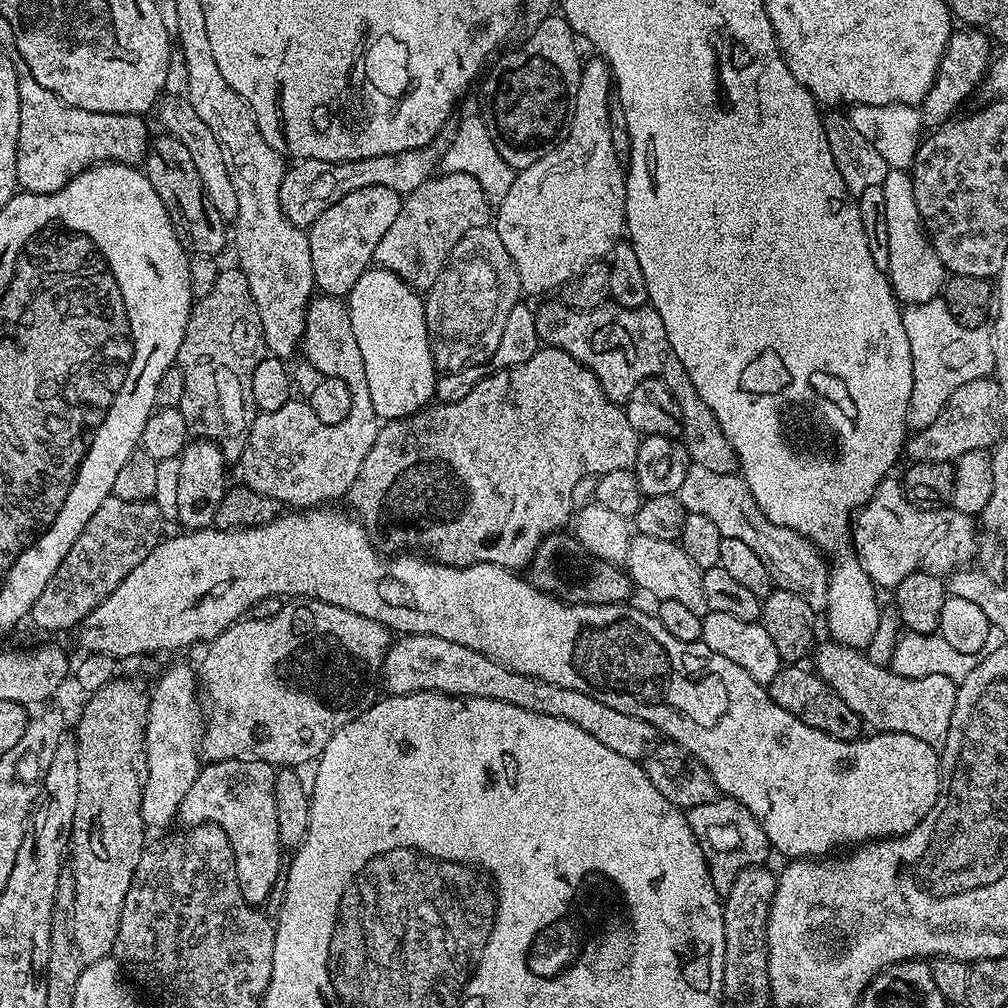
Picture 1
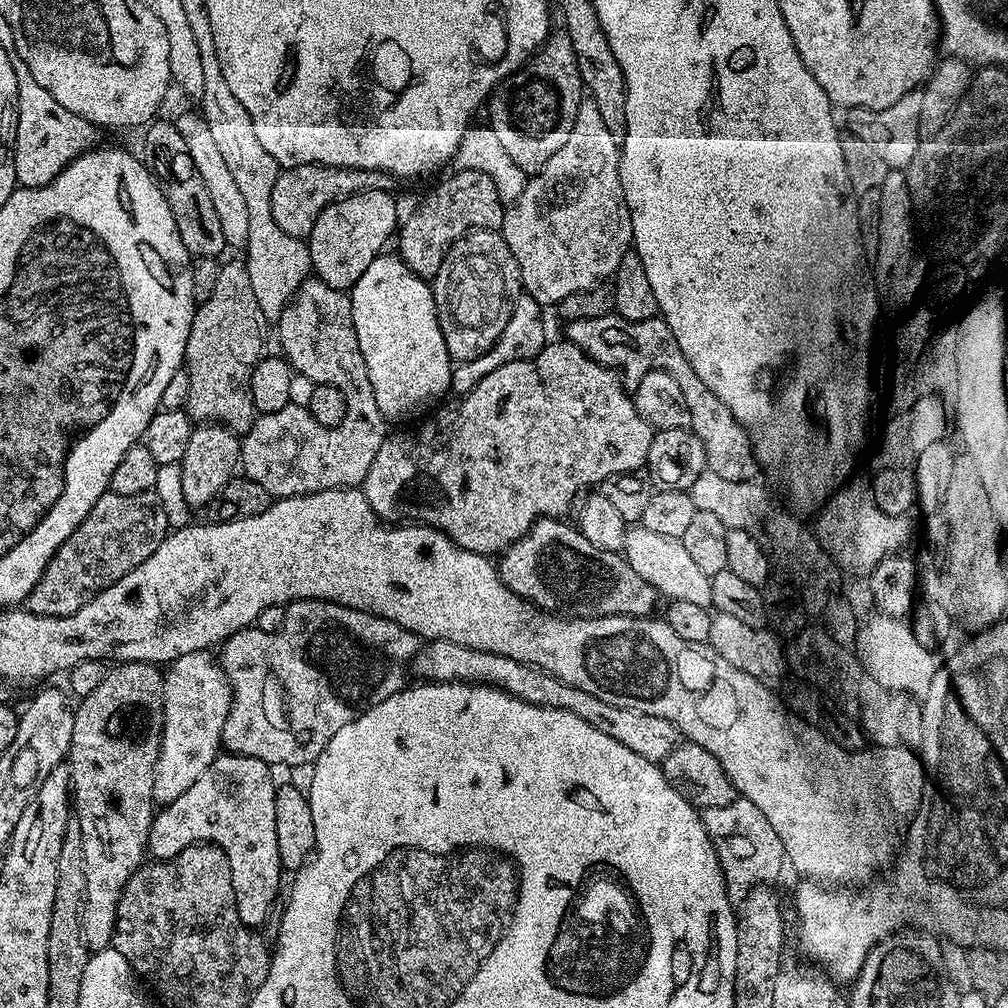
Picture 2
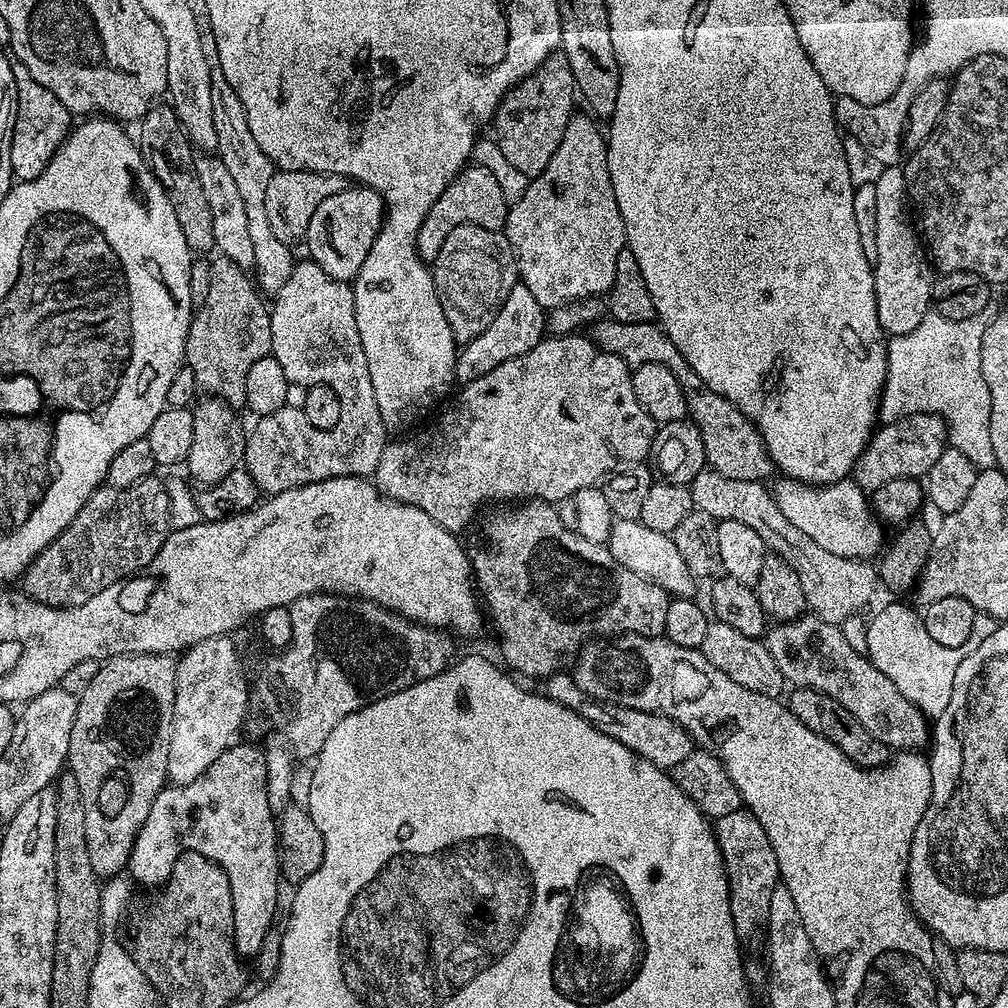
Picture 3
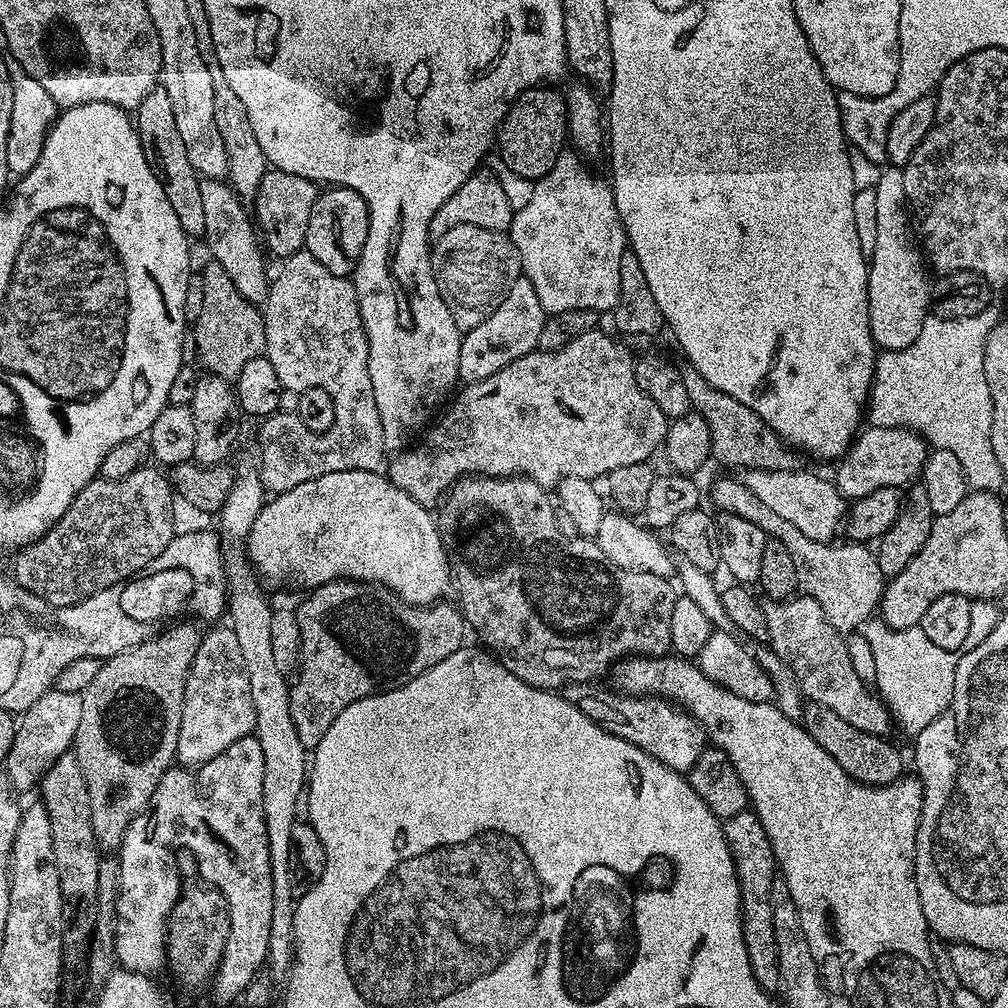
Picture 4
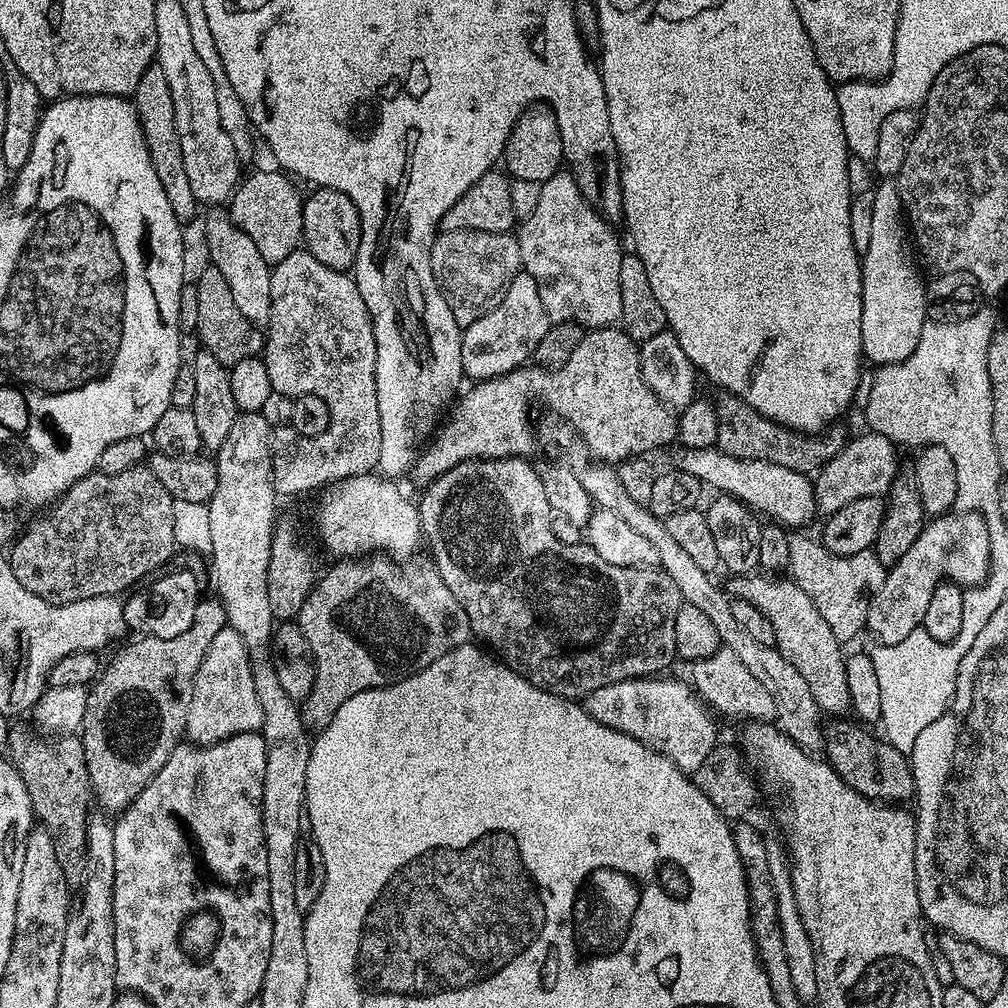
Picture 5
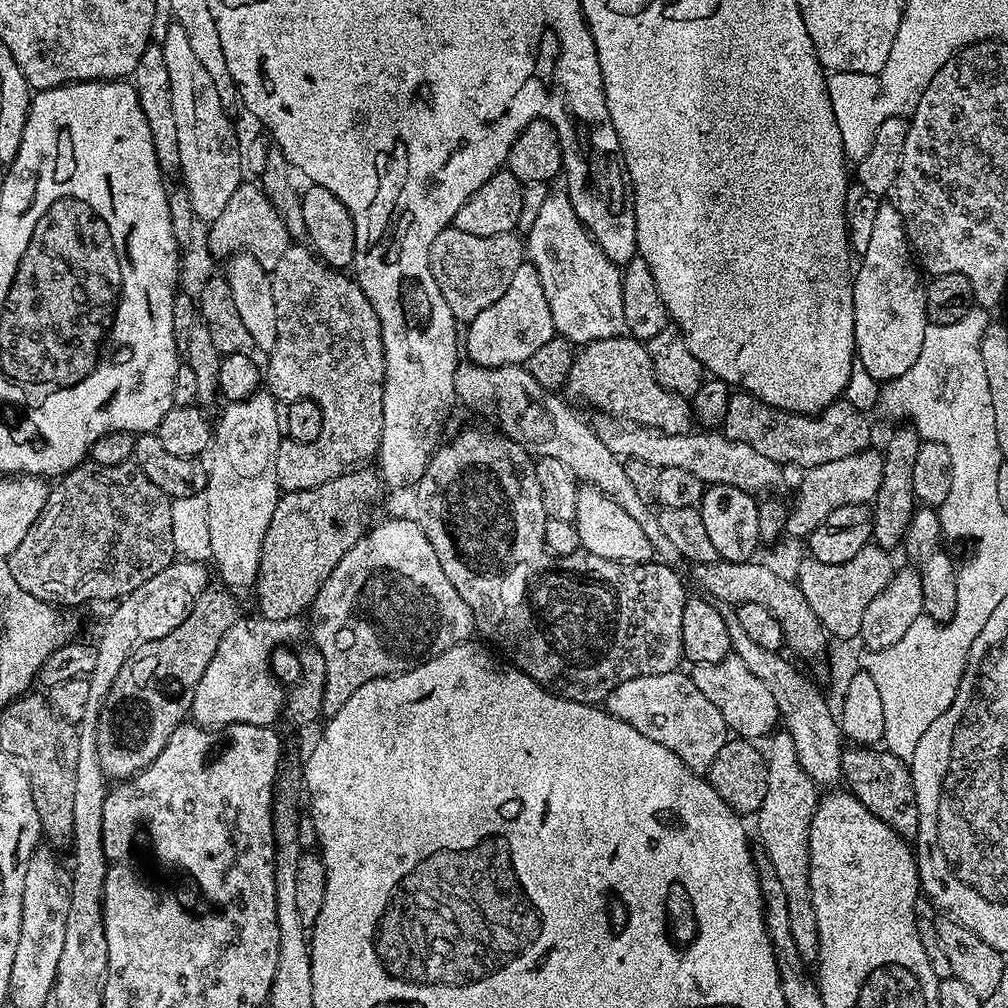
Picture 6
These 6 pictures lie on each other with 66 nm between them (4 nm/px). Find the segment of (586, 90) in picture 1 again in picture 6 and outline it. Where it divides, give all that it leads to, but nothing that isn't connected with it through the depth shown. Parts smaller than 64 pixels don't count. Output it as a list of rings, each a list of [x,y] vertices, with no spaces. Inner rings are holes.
[[[549,191],[534,226],[526,233],[526,260],[534,266],[534,270],[538,270],[538,279],[546,293],[546,302],[550,302],[550,318],[554,318],[556,335],[564,337],[573,346],[583,346],[598,342],[602,338],[614,338],[625,331],[621,269],[614,262],[610,262],[610,258],[606,258],[603,250],[592,241],[592,236],[578,218],[578,214],[574,214],[574,206],[567,191]]]

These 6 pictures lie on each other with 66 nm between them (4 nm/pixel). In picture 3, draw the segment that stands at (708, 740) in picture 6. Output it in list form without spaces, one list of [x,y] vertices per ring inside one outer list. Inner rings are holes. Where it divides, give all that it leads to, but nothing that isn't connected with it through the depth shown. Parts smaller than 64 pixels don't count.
[[[561,670],[554,675],[547,677],[545,688],[542,688],[543,695],[550,697],[554,702],[574,710],[590,726],[602,730],[614,742],[622,742],[622,746],[629,748],[631,752],[636,752],[646,762],[665,770],[671,770],[678,766],[678,762],[686,762],[694,750],[692,736],[678,722],[666,718],[657,712],[647,712],[646,710],[634,710],[626,706],[617,704],[604,704],[601,700],[593,700],[572,680],[567,671]]]

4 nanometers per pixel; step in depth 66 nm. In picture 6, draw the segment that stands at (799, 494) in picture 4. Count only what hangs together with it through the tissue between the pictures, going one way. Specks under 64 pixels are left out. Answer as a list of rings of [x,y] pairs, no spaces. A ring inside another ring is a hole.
[[[604,422],[598,428],[600,441],[621,458],[631,458],[650,462],[650,466],[662,469],[666,466],[679,466],[689,474],[695,474],[705,486],[721,484],[722,486],[738,486],[738,490],[746,490],[753,494],[768,494],[780,484],[781,465],[770,458],[758,454],[750,446],[742,442],[734,442],[726,438],[720,430],[693,430],[686,434],[666,434],[657,428],[643,428],[640,424],[627,422]]]

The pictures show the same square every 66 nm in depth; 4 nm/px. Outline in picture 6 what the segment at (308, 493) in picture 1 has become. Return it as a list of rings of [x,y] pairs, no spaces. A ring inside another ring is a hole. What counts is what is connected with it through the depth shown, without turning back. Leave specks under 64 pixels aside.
[[[303,243],[289,246],[270,275],[278,335],[274,350],[266,358],[265,387],[273,394],[318,394],[323,410],[322,434],[314,438],[316,444],[312,442],[312,448],[284,448],[284,452],[278,450],[278,482],[284,492],[310,490],[314,486],[322,486],[322,482],[330,482],[330,478],[338,478],[343,472],[351,472],[353,468],[368,462],[371,456],[373,459],[380,451],[384,393],[381,323],[355,279],[343,271],[328,267],[311,247]]]

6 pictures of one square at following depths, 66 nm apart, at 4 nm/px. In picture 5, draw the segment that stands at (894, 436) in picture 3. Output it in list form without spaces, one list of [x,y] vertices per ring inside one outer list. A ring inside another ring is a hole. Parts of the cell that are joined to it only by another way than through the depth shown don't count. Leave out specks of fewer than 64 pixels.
[[[868,430],[865,433],[865,436],[853,435],[844,449],[815,473],[816,506],[821,513],[834,513],[858,498],[868,498],[870,495],[883,497],[894,482],[898,471],[897,445],[877,432]]]

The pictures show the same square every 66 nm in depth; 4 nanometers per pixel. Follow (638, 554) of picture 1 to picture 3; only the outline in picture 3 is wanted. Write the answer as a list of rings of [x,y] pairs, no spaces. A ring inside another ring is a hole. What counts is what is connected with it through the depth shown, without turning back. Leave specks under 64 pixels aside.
[[[640,519],[616,520],[606,546],[618,563],[626,566],[626,570],[634,570],[634,574],[662,586],[662,590],[666,590],[669,597],[692,598],[697,595],[697,577],[693,576],[690,566],[686,566],[686,561],[682,559],[678,546],[674,546],[671,535],[650,530],[650,526],[643,524]]]

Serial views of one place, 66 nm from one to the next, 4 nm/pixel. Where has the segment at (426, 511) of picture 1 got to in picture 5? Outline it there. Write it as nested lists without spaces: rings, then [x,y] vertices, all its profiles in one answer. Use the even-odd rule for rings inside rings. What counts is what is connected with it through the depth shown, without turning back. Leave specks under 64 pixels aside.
[[[620,326],[585,331],[570,358],[555,368],[515,368],[513,372],[473,383],[471,387],[455,401],[452,417],[450,412],[413,464],[411,475],[416,476],[420,486],[431,484],[446,474],[446,470],[467,460],[531,457],[536,436],[528,421],[528,407],[540,399],[544,399],[554,415],[560,416],[556,418],[571,426],[575,435],[588,443],[597,461],[613,466],[622,460],[652,454],[648,452],[676,440],[677,417],[646,386],[640,365],[640,345]]]

